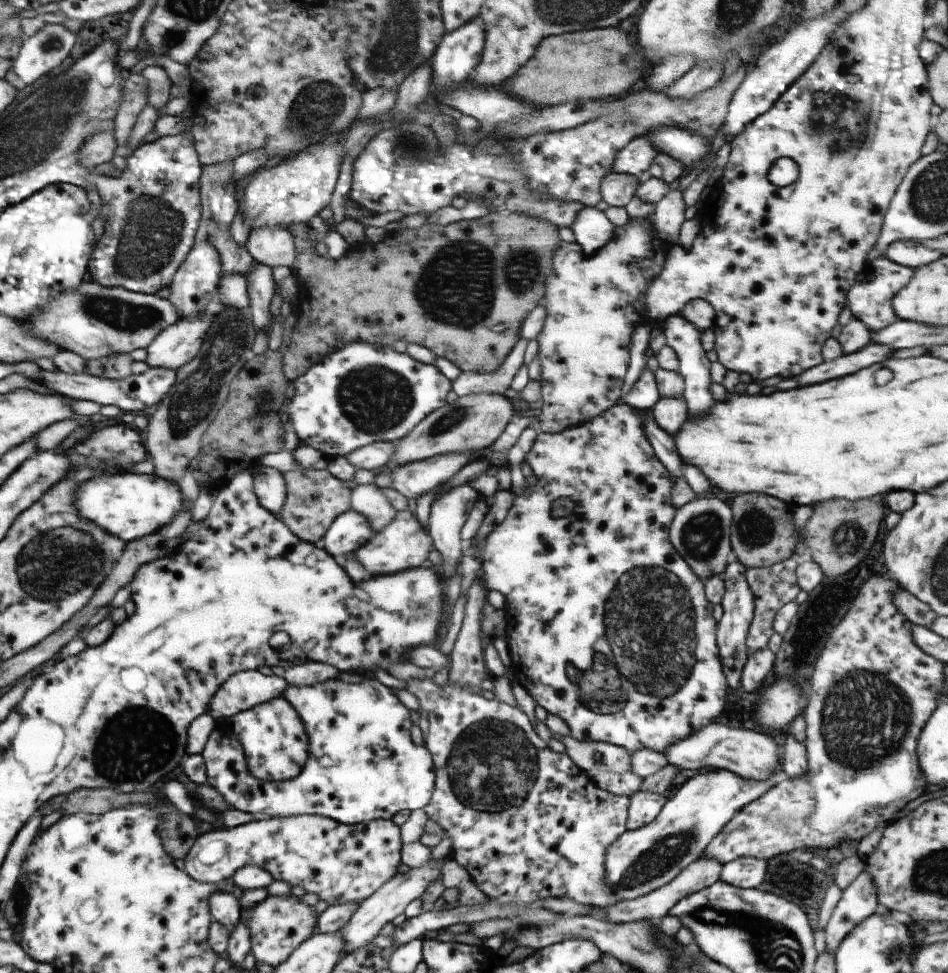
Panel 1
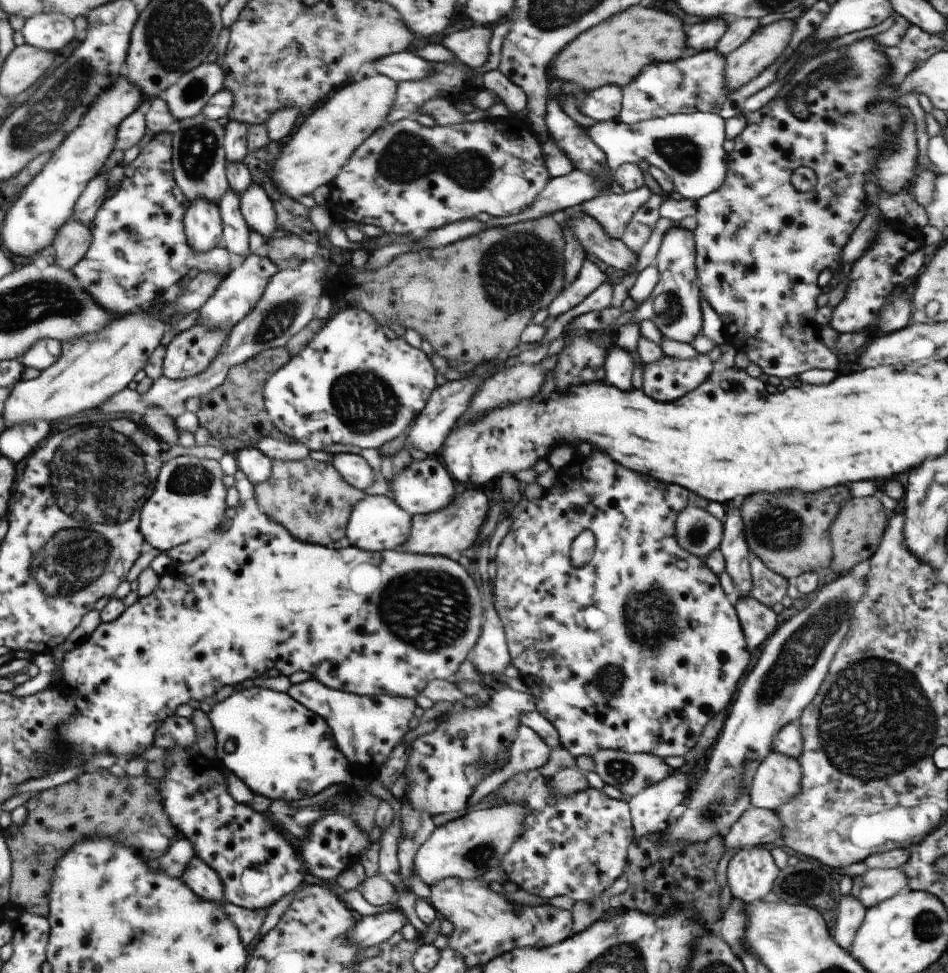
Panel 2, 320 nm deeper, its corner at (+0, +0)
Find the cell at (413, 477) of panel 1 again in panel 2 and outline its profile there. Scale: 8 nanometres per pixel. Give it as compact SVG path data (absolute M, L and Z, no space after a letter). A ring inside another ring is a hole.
M333 453L330 463L341 478L352 487L363 491L373 482L373 472L357 453Z

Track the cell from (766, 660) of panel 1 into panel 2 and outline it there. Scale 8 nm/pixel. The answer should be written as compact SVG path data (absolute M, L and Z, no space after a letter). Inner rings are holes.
M751 595L737 597L734 609L751 653L776 627L775 613L771 607L758 603Z

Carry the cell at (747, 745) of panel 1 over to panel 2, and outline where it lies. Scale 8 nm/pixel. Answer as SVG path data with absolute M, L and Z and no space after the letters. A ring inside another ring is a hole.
M770 752L748 790L750 806L775 811L799 792L800 778L797 760Z

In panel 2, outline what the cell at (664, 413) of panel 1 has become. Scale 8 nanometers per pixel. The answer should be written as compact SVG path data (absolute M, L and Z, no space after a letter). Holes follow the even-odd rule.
M701 353L690 359L661 355L655 362L641 364L641 390L657 402L671 402L696 389L713 366L709 357Z

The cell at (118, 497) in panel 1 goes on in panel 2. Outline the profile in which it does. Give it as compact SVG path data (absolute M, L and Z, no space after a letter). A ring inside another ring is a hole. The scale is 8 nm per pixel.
M193 455L176 456L167 462L162 463L159 473L156 477L156 484L152 490L151 496L141 502L140 519L138 529L143 540L153 548L161 552L177 546L187 540L205 536L205 534L215 534L215 530L223 528L223 518L225 518L225 509L228 508L225 503L226 488L221 481L223 472L219 467L218 461L214 459L200 459Z

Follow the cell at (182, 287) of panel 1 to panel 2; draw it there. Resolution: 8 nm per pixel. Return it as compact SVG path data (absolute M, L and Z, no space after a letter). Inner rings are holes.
M194 198L185 208L182 225L187 244L194 251L221 246L222 222L215 201Z

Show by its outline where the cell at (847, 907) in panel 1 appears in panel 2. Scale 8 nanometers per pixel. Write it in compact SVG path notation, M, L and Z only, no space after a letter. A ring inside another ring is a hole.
M901 867L867 869L862 874L862 882L857 898L865 908L869 908L905 890L907 877Z

